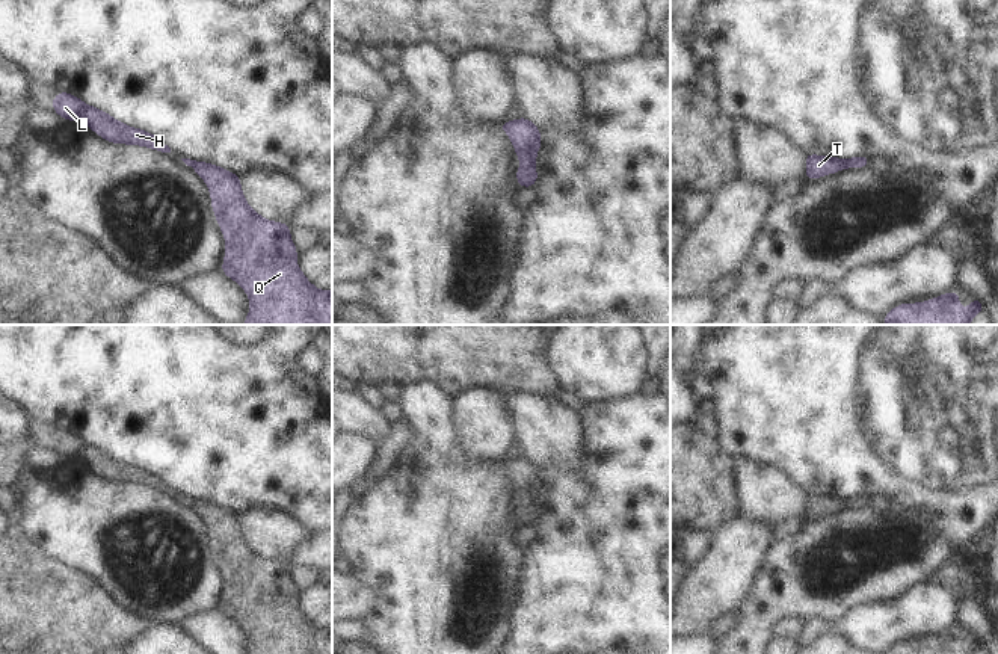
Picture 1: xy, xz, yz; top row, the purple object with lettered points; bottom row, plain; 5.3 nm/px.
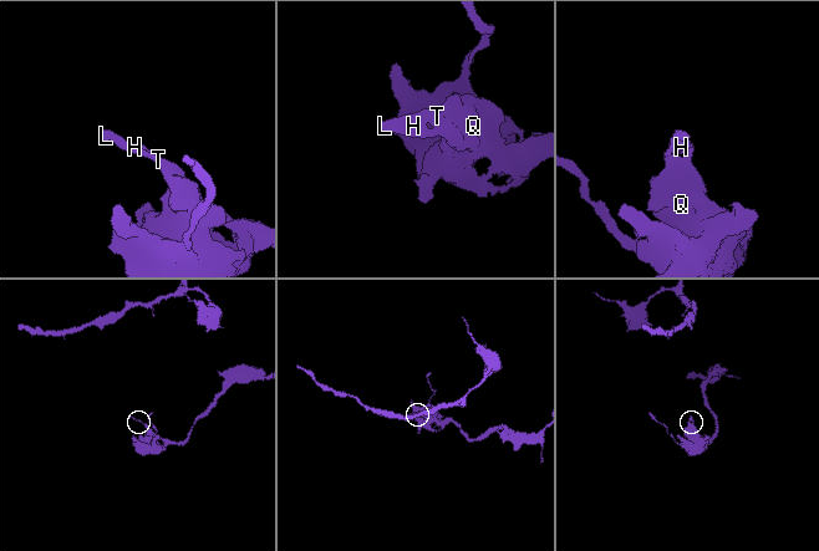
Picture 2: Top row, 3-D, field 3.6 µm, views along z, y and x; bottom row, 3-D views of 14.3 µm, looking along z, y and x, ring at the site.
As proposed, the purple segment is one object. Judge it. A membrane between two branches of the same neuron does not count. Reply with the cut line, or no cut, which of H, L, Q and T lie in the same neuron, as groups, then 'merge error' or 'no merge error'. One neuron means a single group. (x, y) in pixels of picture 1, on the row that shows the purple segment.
cut none; groups H L Q T; no merge error

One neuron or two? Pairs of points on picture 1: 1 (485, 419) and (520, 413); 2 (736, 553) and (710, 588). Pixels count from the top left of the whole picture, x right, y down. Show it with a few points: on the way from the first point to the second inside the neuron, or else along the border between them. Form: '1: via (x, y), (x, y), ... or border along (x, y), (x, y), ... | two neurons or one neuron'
1: border along (502, 393), (508, 416), (515, 426), (518, 443) | two neurons
2: via (731, 562), (719, 579) | one neuron

